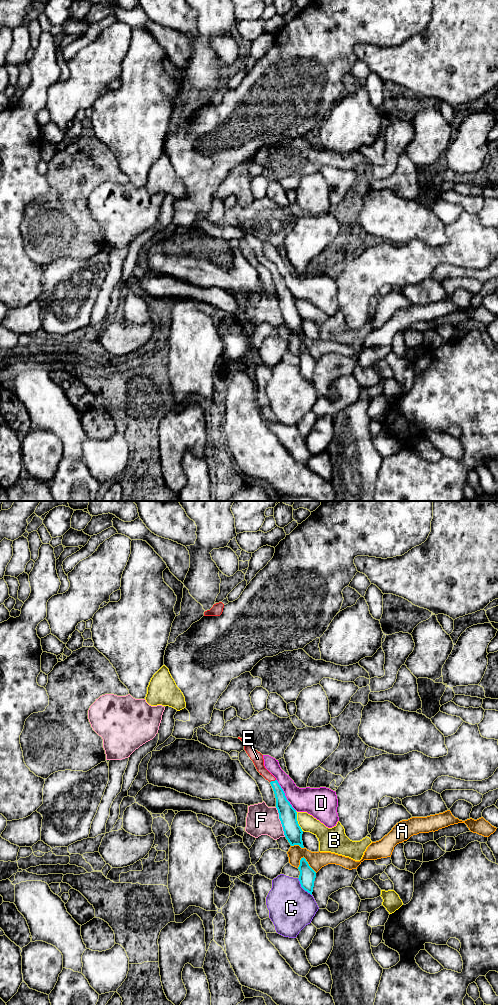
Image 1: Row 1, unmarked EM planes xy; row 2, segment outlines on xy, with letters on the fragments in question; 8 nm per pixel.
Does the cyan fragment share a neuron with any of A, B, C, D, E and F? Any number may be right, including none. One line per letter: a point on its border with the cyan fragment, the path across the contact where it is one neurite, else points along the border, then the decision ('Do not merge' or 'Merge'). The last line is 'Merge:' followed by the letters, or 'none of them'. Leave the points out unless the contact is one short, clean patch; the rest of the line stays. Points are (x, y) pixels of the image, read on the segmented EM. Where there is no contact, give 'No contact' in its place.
A: Touches cyan at xy (307, 863). Boundary: xy (300, 858), (303, 857), (316, 872). Do not merge
B: Touches cyan at xy (297, 821). Do not merge
C: Touches cyan at xy (302, 887). Do not merge
D: Touches cyan at xy (284, 795). Boundary: xy (276, 779), (286, 799), (296, 810). Do not merge
E: Touches cyan at xy (272, 781). Path across: xy (285, 809), (279, 792), (272, 781), (261, 769), (257, 758). Merge
F: Touches cyan at xy (281, 822). Do not merge
Merge: E

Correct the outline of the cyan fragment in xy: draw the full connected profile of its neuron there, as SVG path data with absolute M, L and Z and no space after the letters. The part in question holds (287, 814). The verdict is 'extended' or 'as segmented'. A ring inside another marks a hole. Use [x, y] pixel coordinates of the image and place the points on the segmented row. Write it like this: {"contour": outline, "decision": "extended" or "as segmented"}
{"contour": "M238 737L238 739L243 742L244 750L253 761L257 771L270 782L273 788L276 798L276 808L286 839L291 846L299 845L301 848L304 848L302 841L303 831L297 821L297 812L287 800L276 778L265 768L263 755L252 746L247 745L242 738Z", "decision": "extended"}

